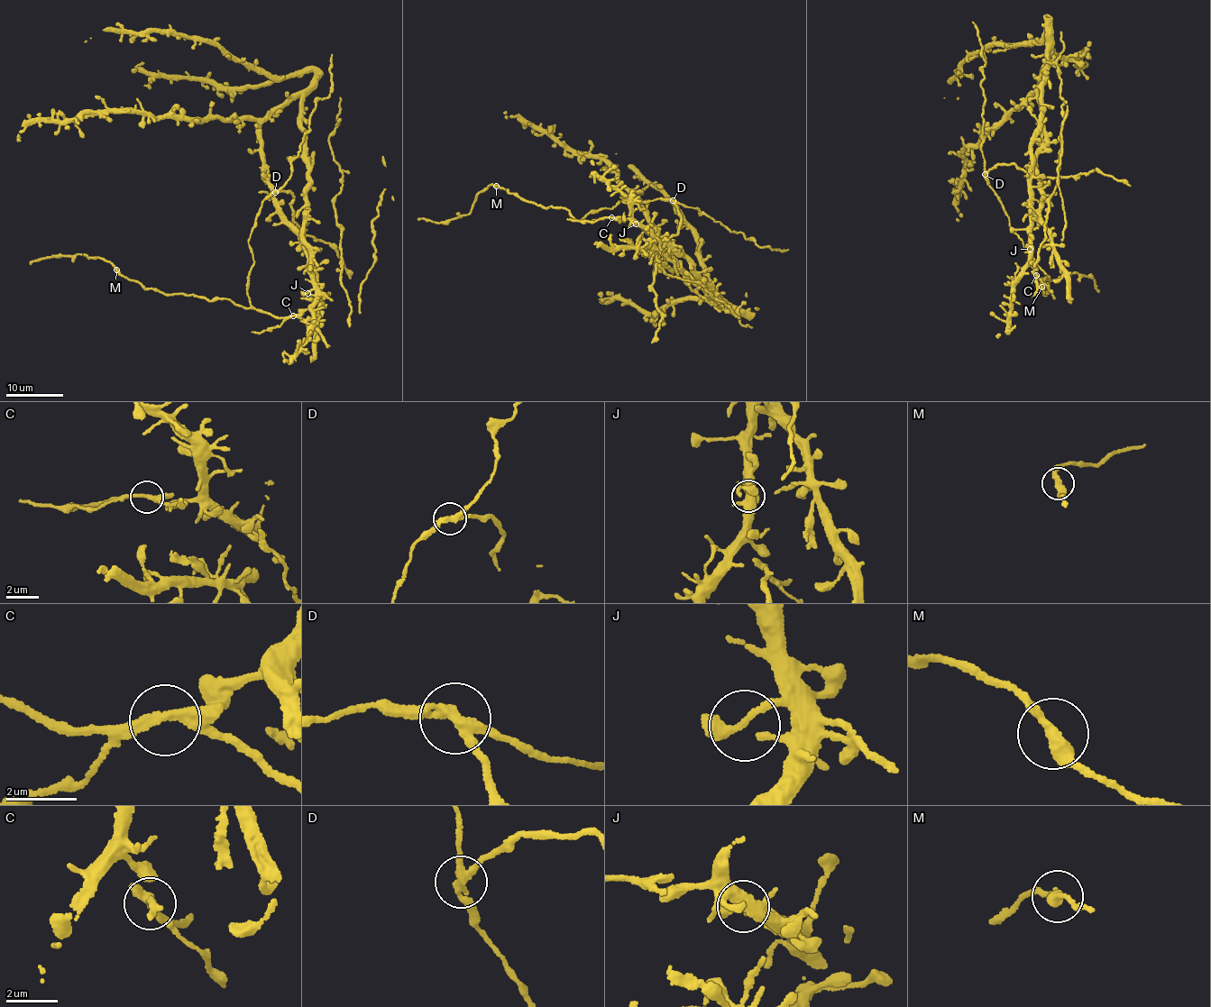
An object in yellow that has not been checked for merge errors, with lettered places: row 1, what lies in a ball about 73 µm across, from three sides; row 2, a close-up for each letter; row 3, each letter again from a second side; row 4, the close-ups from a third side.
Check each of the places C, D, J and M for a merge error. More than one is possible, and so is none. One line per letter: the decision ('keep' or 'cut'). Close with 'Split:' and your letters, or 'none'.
C: cut
D: cut
J: keep
M: keep
Split: C, D

